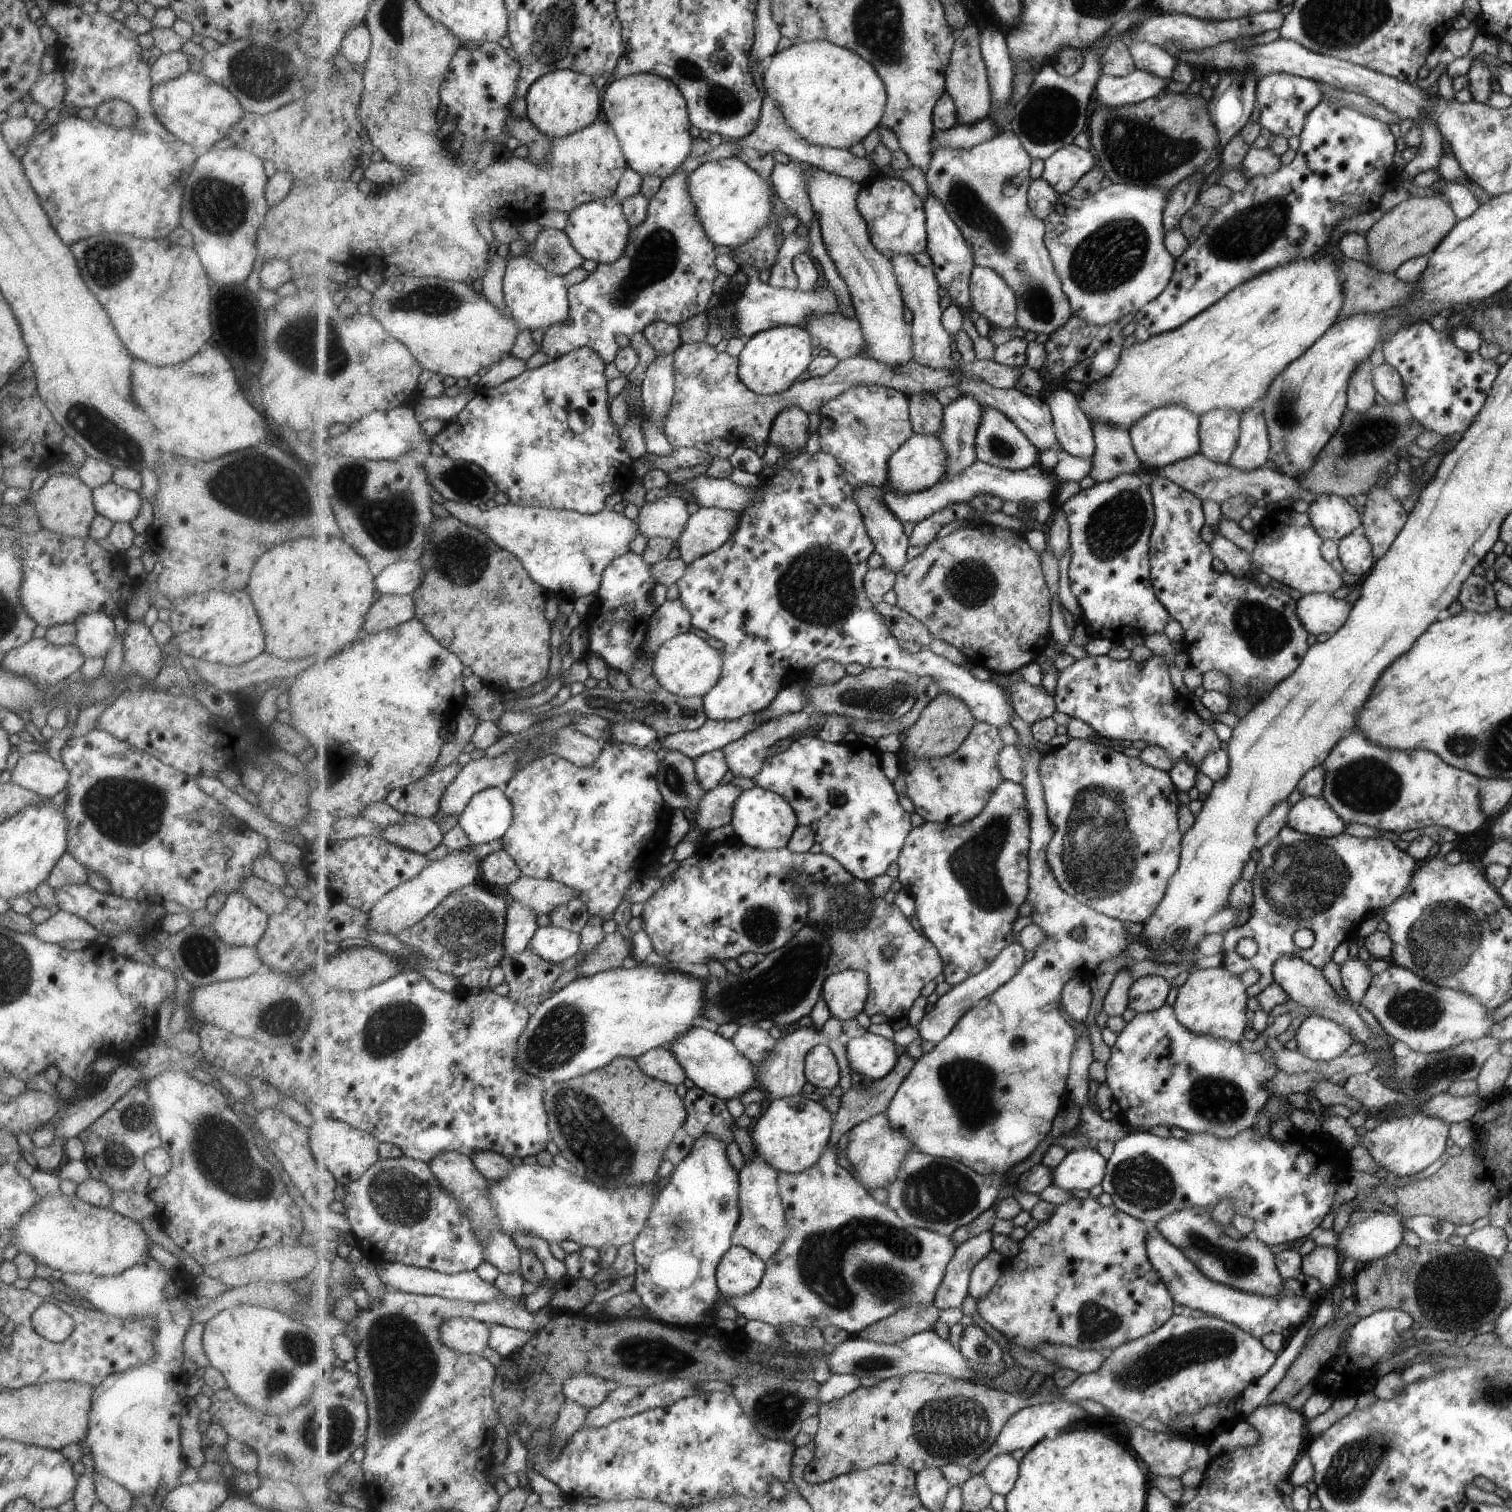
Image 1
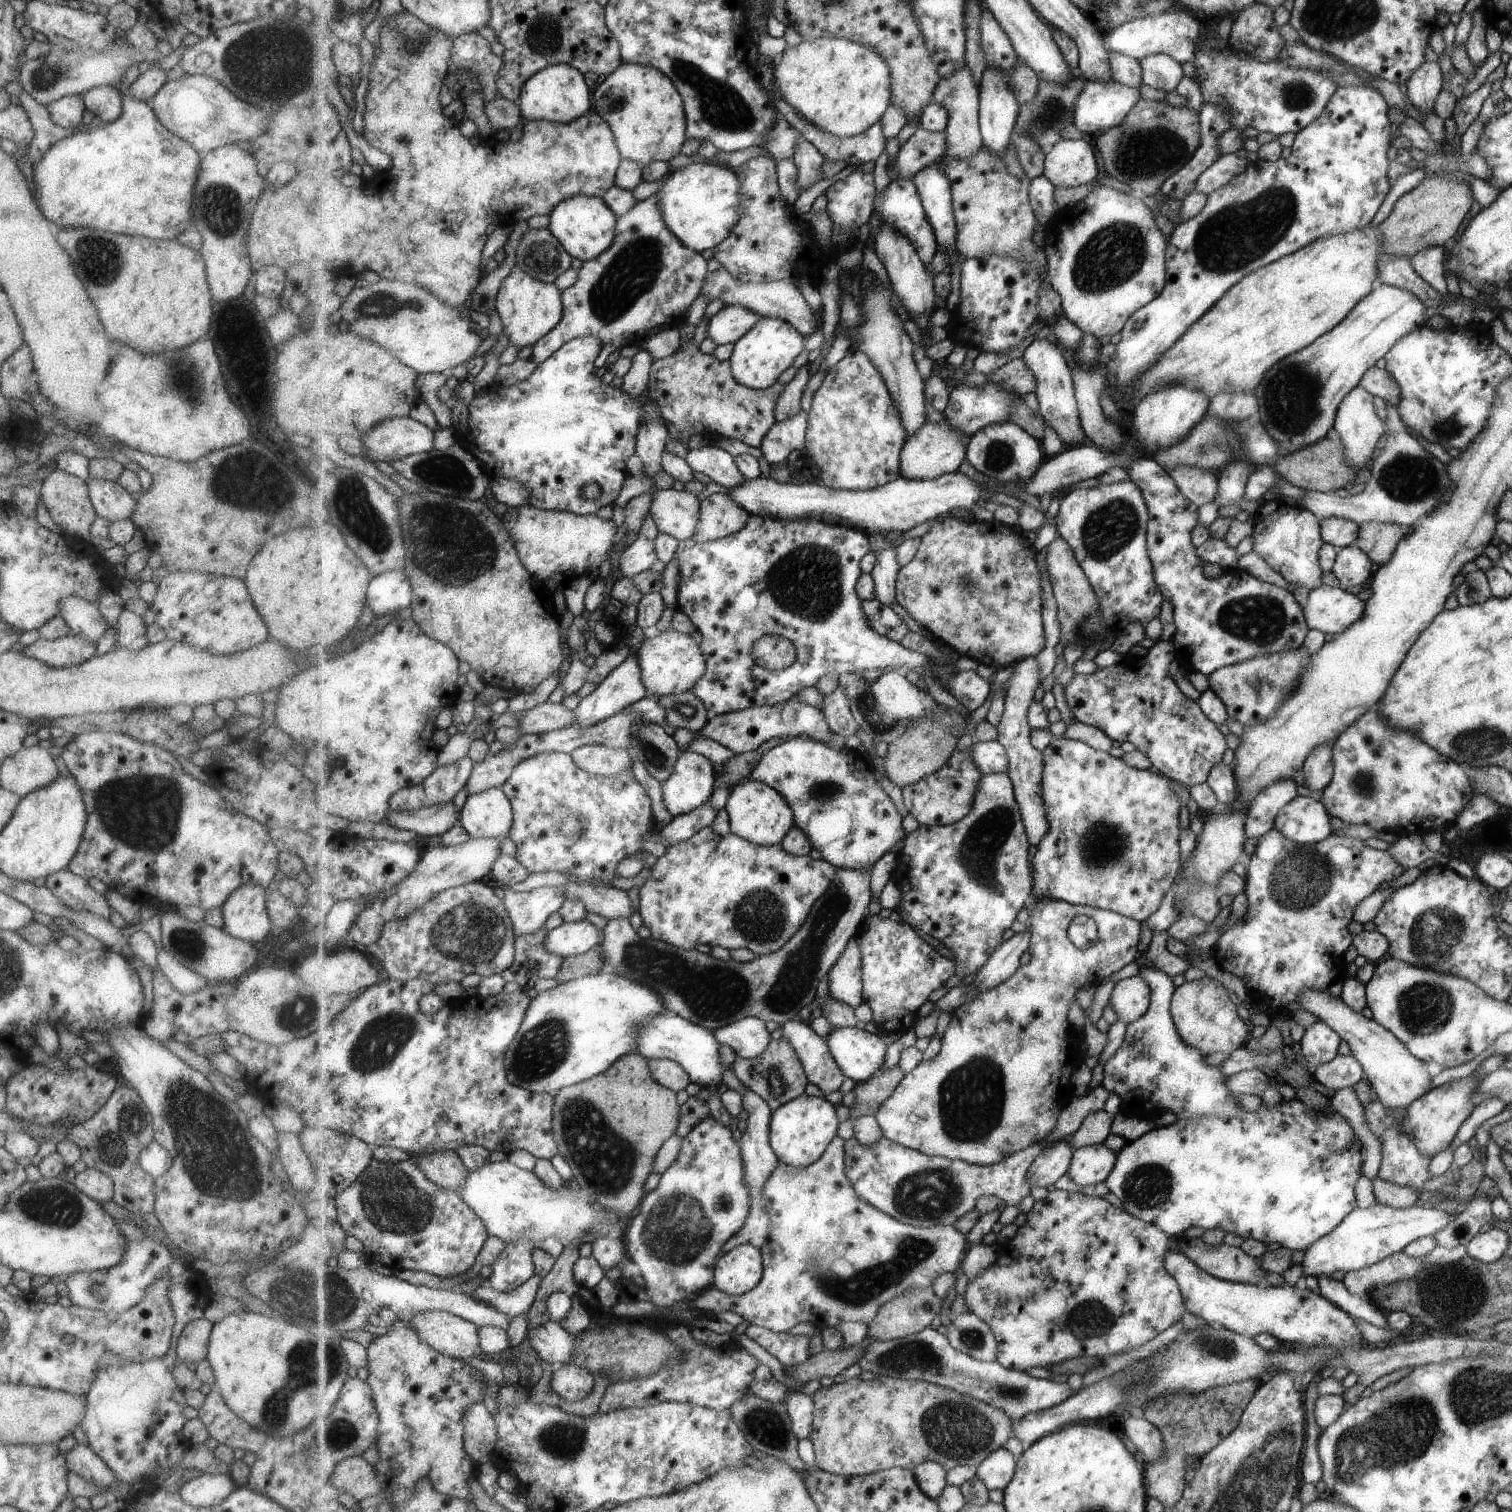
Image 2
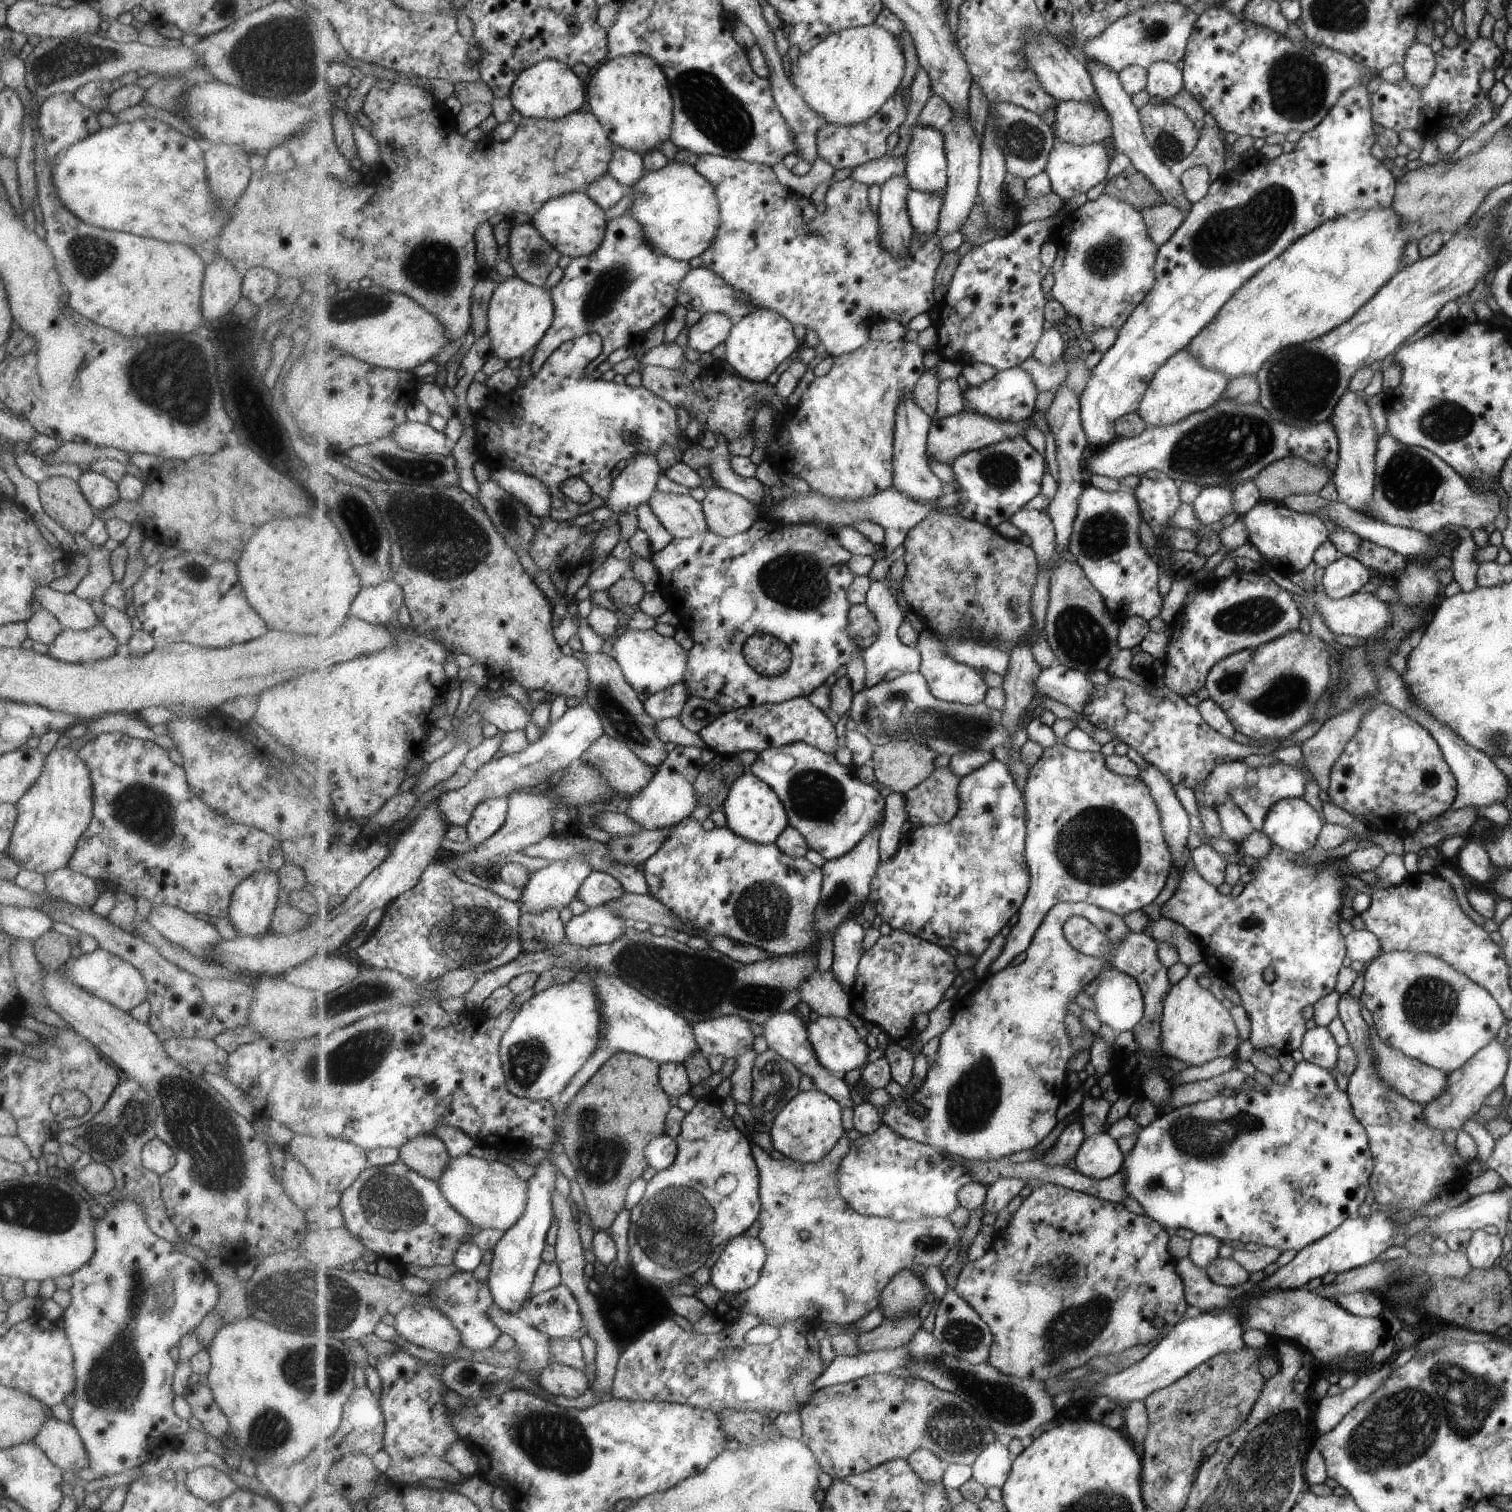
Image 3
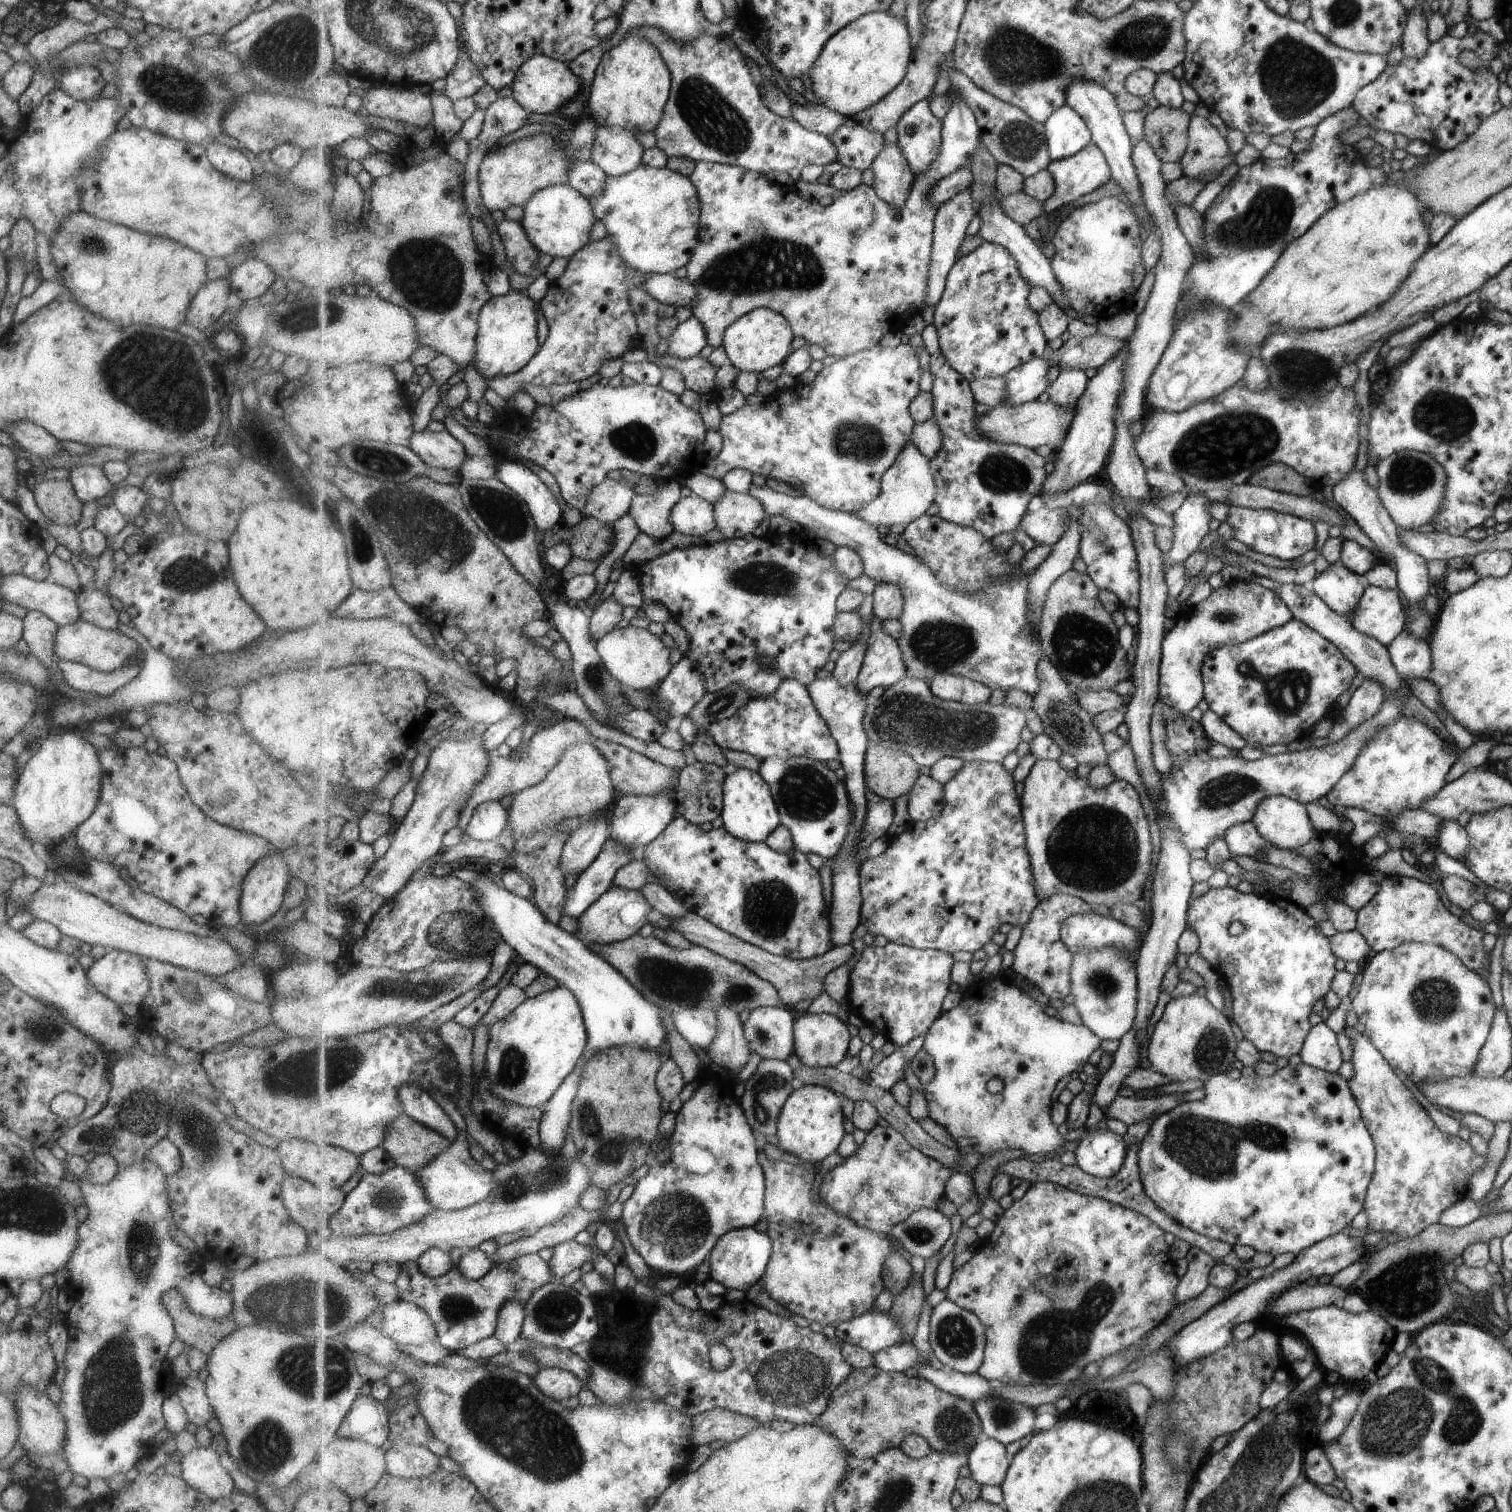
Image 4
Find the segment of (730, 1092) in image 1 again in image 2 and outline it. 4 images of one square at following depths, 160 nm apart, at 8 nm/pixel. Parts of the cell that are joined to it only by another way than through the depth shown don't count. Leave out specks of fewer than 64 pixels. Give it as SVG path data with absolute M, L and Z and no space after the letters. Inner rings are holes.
M669 1012L638 1025L637 1052L648 1059L671 1059L678 1062L689 1073L692 1082L701 1087L719 1086L725 1070L731 1070L731 1064L725 1065L721 1062L719 1046L720 1041L714 1031Z

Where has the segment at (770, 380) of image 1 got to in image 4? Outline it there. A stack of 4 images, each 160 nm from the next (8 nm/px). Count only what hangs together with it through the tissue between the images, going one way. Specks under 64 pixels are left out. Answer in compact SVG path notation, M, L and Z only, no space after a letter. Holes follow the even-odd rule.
M759 307L736 320L725 331L724 347L728 357L739 372L761 373L773 366L783 365L792 353L793 340L797 338L790 320L767 307Z

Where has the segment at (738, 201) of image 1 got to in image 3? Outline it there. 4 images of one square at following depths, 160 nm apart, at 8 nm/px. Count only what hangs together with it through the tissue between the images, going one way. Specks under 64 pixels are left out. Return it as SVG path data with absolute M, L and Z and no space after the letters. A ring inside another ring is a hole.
M674 160L661 170L647 172L628 191L634 196L630 212L643 225L646 239L656 251L679 260L691 260L701 257L714 244L722 223L720 200L714 184L696 169L696 165Z

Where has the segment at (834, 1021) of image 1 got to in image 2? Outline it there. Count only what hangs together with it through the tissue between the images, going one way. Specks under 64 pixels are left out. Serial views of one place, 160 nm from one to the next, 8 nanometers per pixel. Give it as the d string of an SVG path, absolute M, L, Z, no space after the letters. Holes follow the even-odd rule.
M785 1037L773 1039L767 1050L758 1057L741 1058L736 1055L731 1071L745 1087L767 1100L773 1111L801 1096L810 1082L795 1047Z

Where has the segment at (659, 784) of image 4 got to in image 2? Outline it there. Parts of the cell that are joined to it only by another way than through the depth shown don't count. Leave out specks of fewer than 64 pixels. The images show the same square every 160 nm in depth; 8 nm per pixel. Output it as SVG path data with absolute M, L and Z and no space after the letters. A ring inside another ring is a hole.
M597 743L580 746L572 755L581 768L603 776L615 776L631 769L635 761L631 752L625 749L614 749Z

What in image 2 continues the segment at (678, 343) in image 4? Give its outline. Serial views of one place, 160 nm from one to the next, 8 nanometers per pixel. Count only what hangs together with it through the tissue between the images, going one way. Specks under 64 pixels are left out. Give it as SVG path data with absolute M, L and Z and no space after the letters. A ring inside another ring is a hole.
M725 305L715 316L709 325L708 337L711 337L718 345L735 344L743 338L763 318L753 309L743 305Z

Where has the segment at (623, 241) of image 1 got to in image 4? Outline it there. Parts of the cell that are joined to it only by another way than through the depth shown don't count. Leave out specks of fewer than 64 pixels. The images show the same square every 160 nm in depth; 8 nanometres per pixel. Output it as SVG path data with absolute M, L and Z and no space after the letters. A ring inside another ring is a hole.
M570 184L550 186L536 192L536 195L530 197L523 211L525 214L521 224L532 243L541 254L549 254L553 258L572 257L587 246L598 220L592 201Z

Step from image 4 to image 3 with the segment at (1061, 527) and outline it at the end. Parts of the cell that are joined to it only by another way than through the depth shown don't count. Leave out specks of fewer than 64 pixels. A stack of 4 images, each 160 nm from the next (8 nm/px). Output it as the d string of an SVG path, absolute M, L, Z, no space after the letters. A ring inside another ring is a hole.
M1022 508L1009 520L1013 525L1031 538L1031 546L1036 550L1041 568L1045 569L1049 561L1056 555L1058 547L1056 530L1049 513Z

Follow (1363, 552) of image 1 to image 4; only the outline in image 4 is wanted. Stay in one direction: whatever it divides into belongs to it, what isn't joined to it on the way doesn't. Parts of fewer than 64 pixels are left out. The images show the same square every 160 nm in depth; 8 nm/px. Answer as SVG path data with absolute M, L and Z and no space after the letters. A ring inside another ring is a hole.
M1341 563L1330 564L1309 582L1309 589L1343 618L1350 620L1356 604L1365 588L1356 572L1351 572Z

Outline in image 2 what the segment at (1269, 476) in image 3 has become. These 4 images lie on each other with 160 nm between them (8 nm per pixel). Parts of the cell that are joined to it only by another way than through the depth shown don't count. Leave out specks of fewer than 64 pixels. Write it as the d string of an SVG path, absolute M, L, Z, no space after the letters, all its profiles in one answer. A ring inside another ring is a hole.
M1323 438L1301 450L1295 450L1277 459L1273 468L1289 484L1305 491L1329 491L1333 493L1338 488L1353 486L1351 483L1356 478L1356 472L1348 467L1344 461L1344 448L1339 438Z

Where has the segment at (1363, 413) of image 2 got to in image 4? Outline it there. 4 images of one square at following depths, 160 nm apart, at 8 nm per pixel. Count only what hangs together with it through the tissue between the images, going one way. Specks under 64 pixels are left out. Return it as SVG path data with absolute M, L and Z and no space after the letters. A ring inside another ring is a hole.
M1352 469L1344 476L1344 479L1341 479L1331 488L1332 500L1347 512L1348 516L1365 533L1365 536L1373 542L1379 560L1389 563L1394 569L1396 588L1407 601L1408 613L1410 614L1410 619L1404 623L1405 629L1410 632L1410 636L1413 638L1427 639L1434 624L1434 618L1425 614L1420 607L1421 599L1427 594L1427 584L1429 584L1430 577L1427 572L1426 560L1402 546L1396 531L1396 524L1390 519L1388 512L1378 499L1376 491L1365 483L1363 471Z

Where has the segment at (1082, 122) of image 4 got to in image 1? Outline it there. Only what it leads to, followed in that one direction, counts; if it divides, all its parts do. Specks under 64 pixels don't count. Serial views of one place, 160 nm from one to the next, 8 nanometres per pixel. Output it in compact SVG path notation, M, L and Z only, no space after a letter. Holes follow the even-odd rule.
M1135 69L1124 77L1102 74L1096 84L1098 106L1118 107L1140 103L1143 99L1165 93L1164 89L1171 81L1173 79L1169 77L1161 78L1141 69Z

